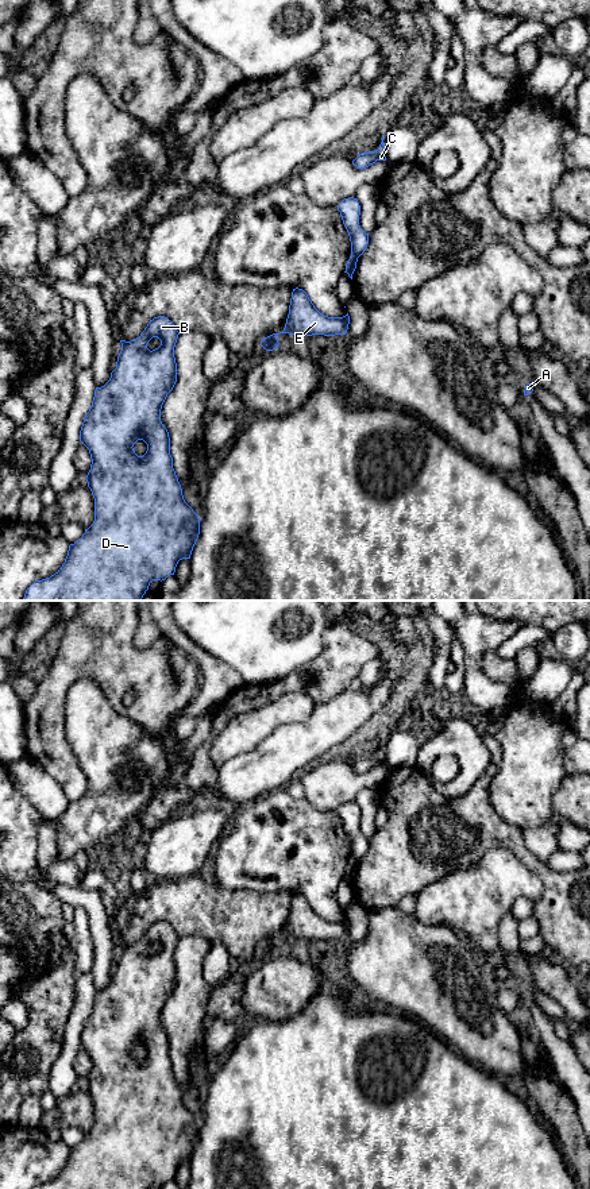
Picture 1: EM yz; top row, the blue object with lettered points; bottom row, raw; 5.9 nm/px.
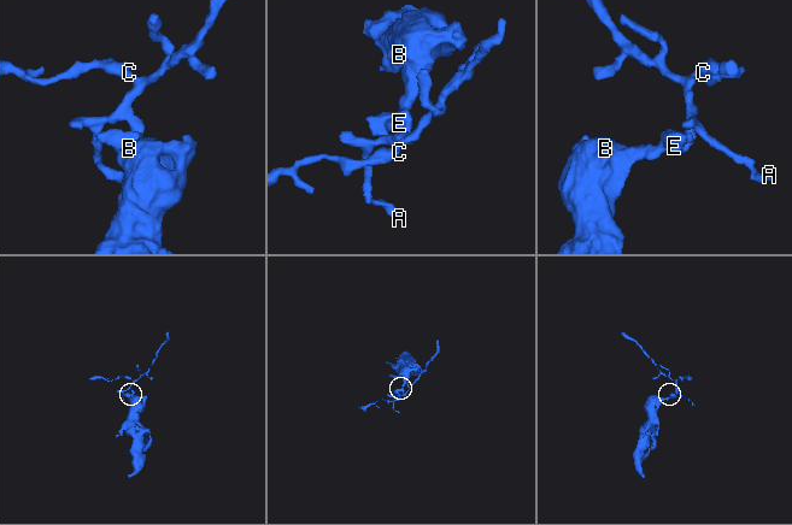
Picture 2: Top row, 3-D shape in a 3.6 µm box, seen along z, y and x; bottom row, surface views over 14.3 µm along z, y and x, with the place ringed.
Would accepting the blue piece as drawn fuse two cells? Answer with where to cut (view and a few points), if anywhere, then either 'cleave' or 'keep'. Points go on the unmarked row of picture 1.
cut yz (351, 859), (357, 863); cleave

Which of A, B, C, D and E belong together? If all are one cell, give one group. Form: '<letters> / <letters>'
A C / B D E

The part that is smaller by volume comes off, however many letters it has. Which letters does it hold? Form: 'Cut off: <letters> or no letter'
Cut off: A, C

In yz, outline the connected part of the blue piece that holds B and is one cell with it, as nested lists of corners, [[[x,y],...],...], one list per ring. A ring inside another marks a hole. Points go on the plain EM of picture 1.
[[[158,920],[150,924],[139,942],[131,946],[120,945],[122,956],[117,961],[116,973],[111,977],[111,983],[104,991],[96,992],[92,1011],[85,1019],[80,1035],[80,1046],[89,1054],[92,1063],[90,1074],[85,1084],[95,1103],[95,1126],[88,1134],[85,1134],[85,1138],[80,1144],[69,1150],[68,1161],[62,1171],[50,1182],[35,1185],[32,1189],[150,1189],[153,1185],[162,1186],[167,1181],[174,1180],[178,1166],[182,1163],[190,1163],[193,1151],[200,1139],[200,1123],[184,1104],[181,1089],[173,1073],[169,1036],[161,1026],[162,1010],[177,987],[174,951],[178,939],[180,937],[167,922]],[[153,942],[158,942],[161,945],[161,950],[150,956],[147,949]],[[138,1045],[143,1045],[147,1049],[147,1055],[143,1061],[138,1061],[132,1053]]]

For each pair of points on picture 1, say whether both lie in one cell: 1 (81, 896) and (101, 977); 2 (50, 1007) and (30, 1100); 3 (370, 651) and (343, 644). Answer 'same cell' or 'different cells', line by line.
1: same cell
2: different cells
3: same cell

